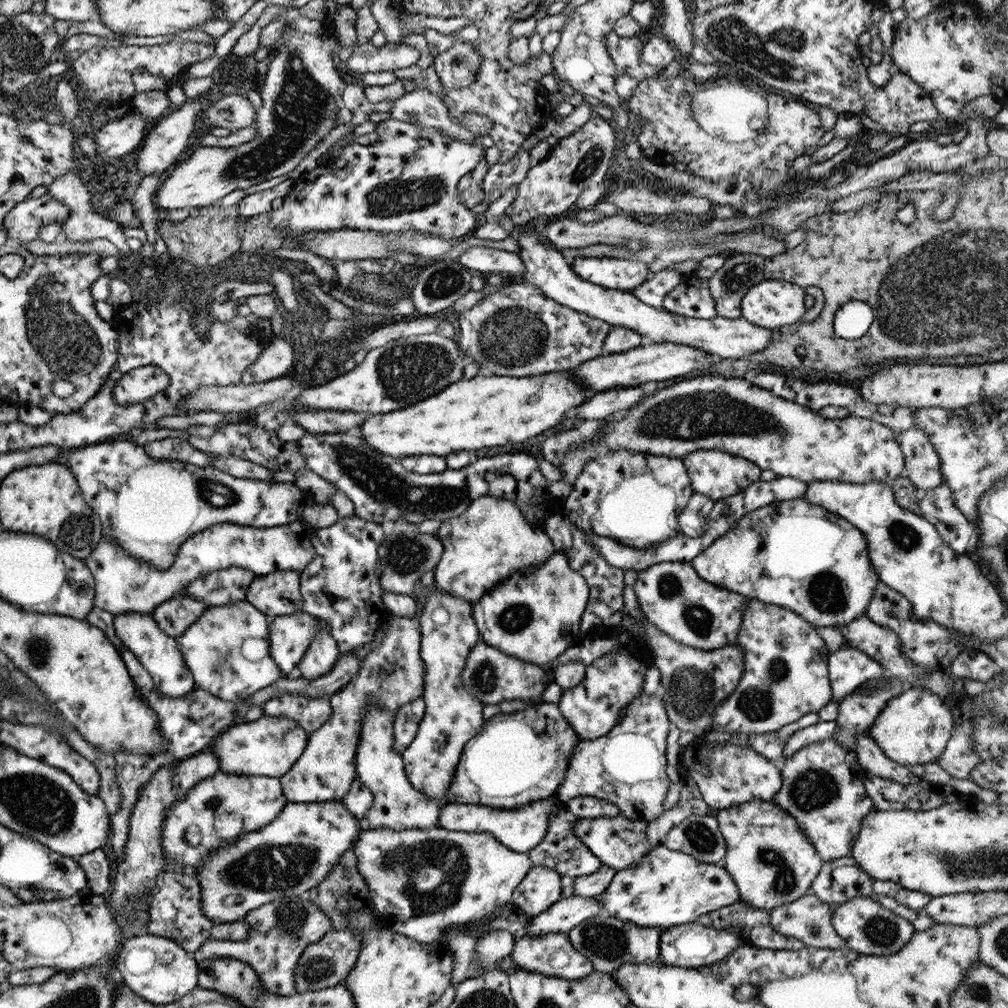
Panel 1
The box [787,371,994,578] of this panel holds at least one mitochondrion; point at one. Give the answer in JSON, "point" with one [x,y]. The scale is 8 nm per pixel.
{"point":[903,535]}

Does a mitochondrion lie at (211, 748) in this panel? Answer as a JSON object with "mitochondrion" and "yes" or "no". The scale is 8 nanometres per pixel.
{"mitochondrion":"no"}

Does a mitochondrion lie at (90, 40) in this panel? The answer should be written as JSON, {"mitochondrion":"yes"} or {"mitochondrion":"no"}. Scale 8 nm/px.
{"mitochondrion":"no"}

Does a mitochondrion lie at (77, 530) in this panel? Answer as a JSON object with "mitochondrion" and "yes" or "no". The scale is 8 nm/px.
{"mitochondrion":"yes"}

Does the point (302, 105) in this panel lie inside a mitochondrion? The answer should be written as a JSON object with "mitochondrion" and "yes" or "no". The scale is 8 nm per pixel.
{"mitochondrion":"yes"}

